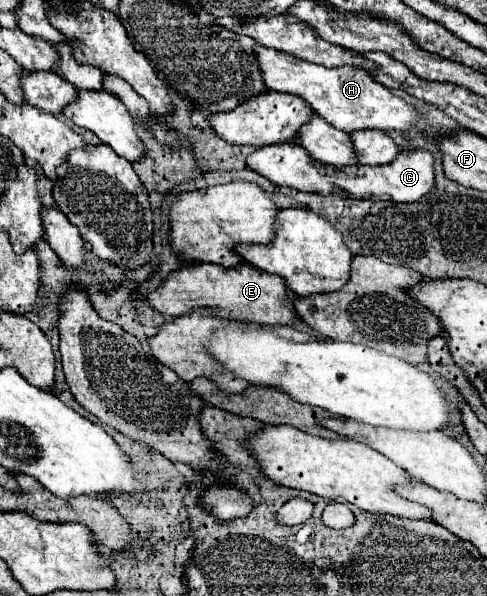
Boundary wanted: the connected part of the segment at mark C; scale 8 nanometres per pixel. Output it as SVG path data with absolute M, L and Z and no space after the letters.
M294 142L262 146L246 158L248 168L268 178L278 186L290 186L304 192L328 194L348 194L350 198L368 198L368 200L390 200L390 202L414 202L420 200L430 186L434 186L434 168L432 154L426 150L402 150L396 160L386 166L328 166L316 162L308 152Z

